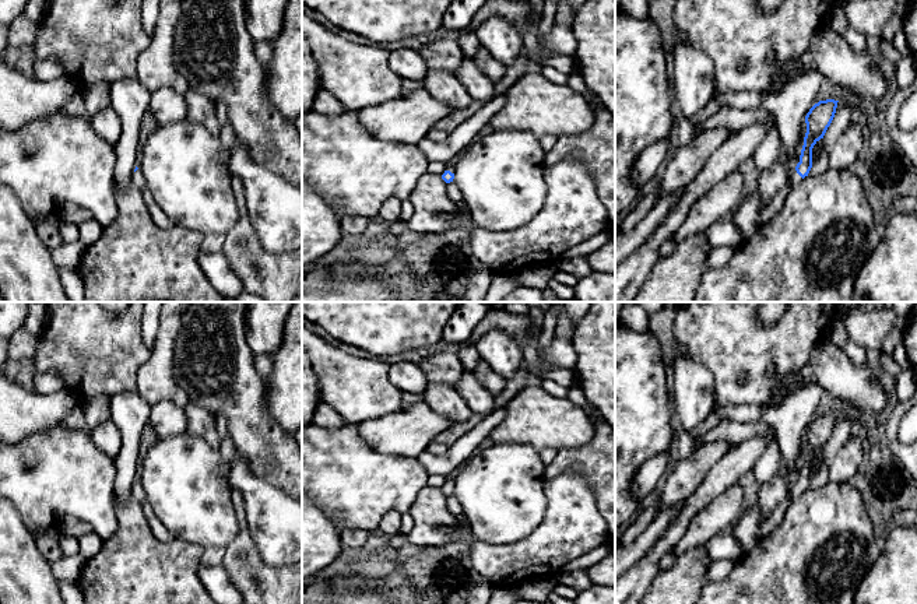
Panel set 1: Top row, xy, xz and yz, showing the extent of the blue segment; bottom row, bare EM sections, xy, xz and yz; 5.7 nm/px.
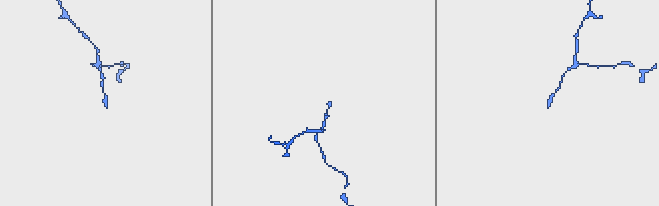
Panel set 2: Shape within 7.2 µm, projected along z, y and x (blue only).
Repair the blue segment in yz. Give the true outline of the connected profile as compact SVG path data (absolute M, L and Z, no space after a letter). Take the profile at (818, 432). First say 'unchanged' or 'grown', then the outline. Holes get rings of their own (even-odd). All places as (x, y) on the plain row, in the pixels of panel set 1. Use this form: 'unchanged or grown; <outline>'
grown; M835 412L819 414L807 426L807 446L804 450L800 475L788 485L788 496L793 501L808 489L812 481L812 461L821 452L823 452L828 440L830 439L836 426L837 415L839 414Z

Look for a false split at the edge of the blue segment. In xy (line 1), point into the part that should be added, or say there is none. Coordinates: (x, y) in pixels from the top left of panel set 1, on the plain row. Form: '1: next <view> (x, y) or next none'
1: next xy (139, 492)

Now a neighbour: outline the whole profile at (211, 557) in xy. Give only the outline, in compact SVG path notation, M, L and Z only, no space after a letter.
M211 547L204 549L203 555L201 555L201 566L218 566L222 565L222 559L225 555L225 549L224 547Z

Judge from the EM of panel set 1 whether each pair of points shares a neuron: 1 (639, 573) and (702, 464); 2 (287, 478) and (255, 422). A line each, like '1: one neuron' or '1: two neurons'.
1: two neurons
2: one neuron

